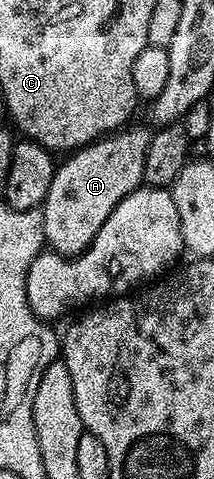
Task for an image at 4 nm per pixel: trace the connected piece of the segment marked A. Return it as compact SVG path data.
M123 139L120 143L111 143L100 151L91 151L80 159L72 161L68 167L63 167L54 172L49 185L49 193L44 197L41 204L43 212L43 237L42 242L63 263L78 264L86 255L87 248L91 246L91 239L109 221L109 213L117 209L117 201L129 193L129 189L137 189L147 179L145 169L146 142L138 143L135 139Z

